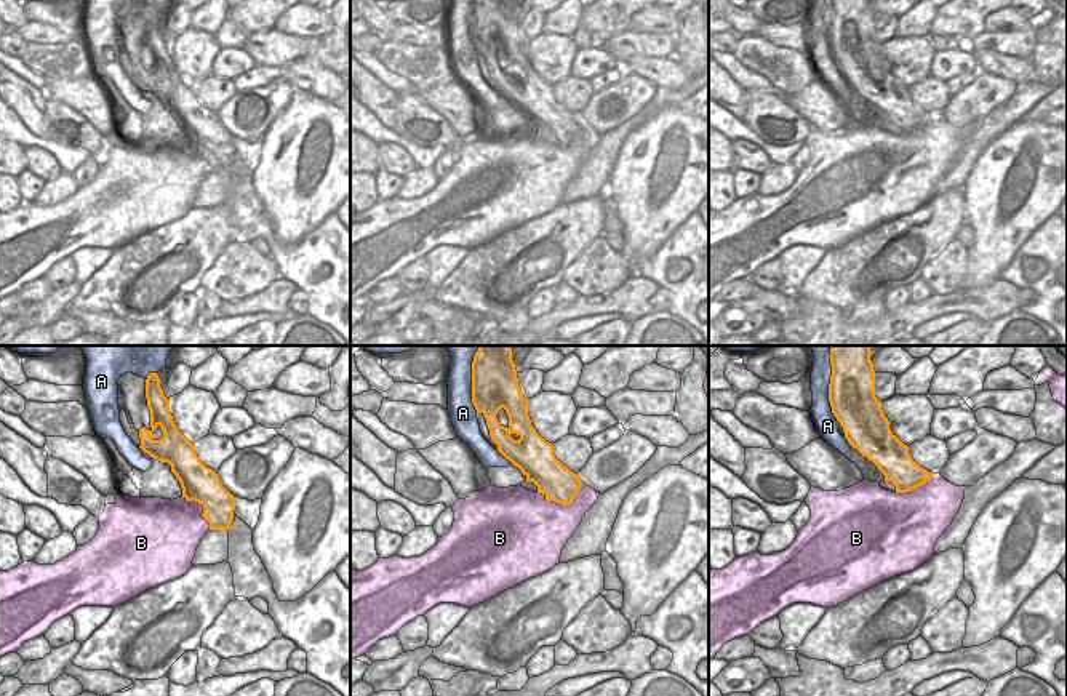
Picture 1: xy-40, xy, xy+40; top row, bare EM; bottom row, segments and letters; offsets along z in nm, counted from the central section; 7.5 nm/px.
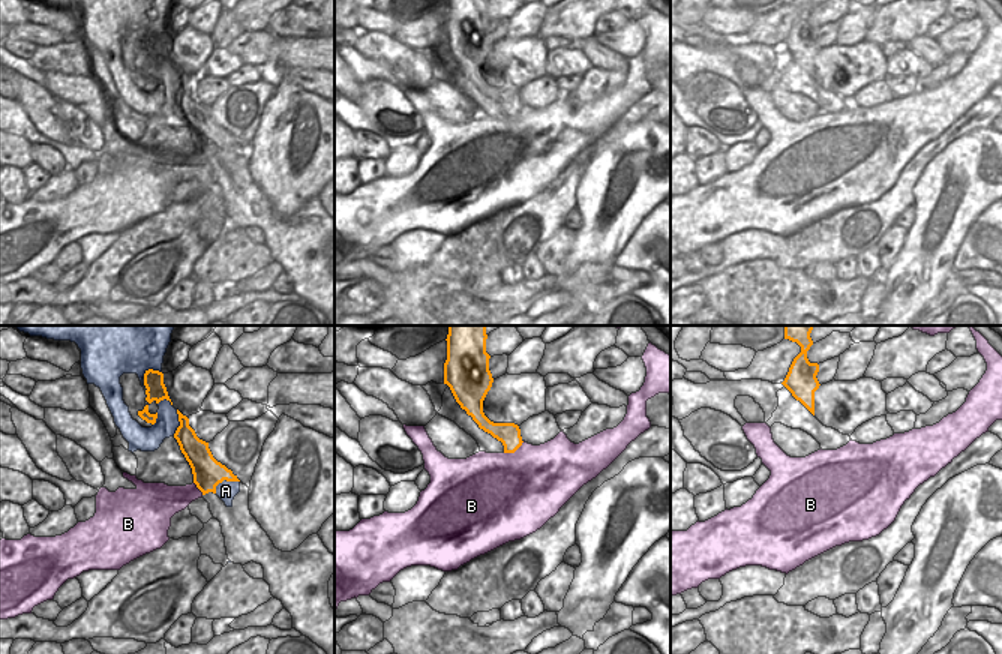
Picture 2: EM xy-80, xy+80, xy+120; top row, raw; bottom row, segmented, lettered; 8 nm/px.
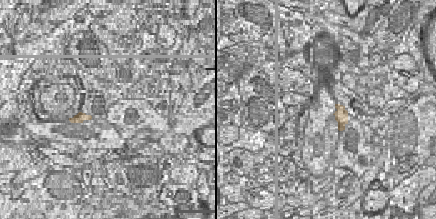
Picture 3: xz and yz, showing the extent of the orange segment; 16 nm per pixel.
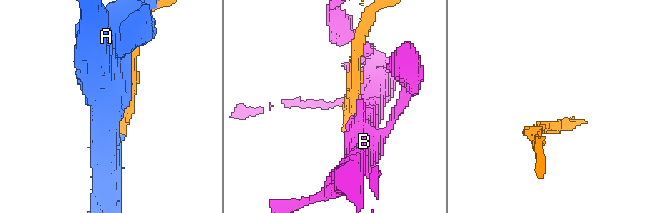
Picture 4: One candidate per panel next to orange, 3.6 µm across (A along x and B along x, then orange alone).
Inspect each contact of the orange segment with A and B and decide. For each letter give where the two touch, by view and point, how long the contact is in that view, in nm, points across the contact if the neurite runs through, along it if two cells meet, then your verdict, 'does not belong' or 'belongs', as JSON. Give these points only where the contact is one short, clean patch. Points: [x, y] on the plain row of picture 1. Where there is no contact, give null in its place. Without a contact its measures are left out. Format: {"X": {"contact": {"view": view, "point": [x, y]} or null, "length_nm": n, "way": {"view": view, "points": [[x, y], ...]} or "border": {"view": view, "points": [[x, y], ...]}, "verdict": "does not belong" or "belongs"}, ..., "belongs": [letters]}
{"A": {"contact": {"view": "xy+40", "point": [829, 34]}, "length_nm": 500, "verdict": "belongs"}, "B": {"contact": {"view": "xy", "point": [563, 146]}, "length_nm": 360, "verdict": "does not belong"}, "belongs": ["A"]}

